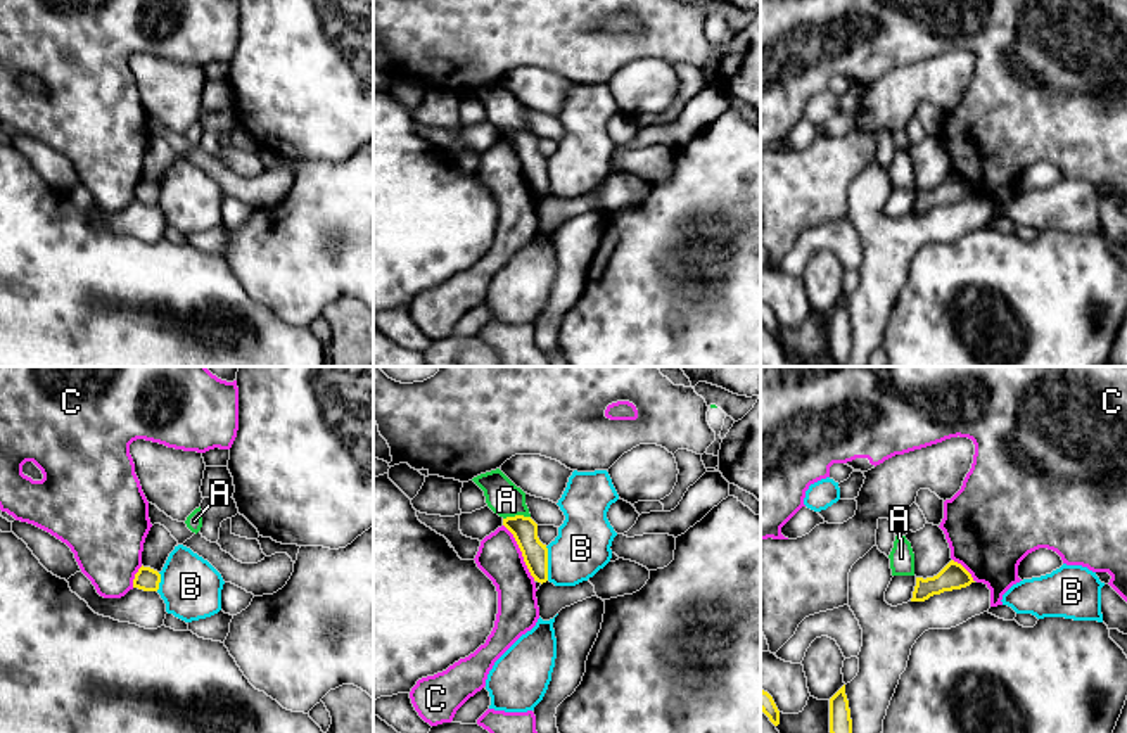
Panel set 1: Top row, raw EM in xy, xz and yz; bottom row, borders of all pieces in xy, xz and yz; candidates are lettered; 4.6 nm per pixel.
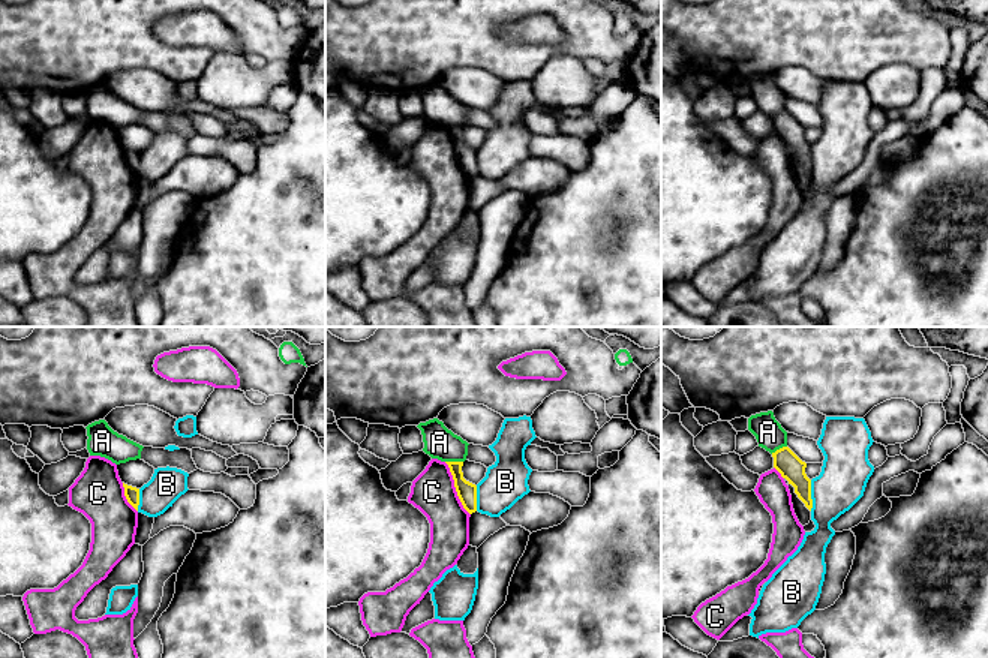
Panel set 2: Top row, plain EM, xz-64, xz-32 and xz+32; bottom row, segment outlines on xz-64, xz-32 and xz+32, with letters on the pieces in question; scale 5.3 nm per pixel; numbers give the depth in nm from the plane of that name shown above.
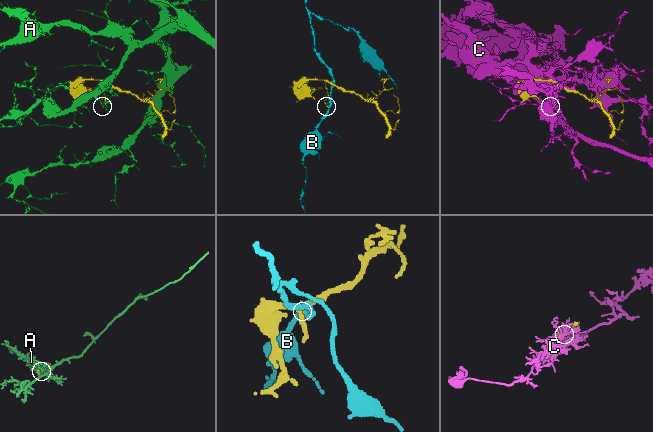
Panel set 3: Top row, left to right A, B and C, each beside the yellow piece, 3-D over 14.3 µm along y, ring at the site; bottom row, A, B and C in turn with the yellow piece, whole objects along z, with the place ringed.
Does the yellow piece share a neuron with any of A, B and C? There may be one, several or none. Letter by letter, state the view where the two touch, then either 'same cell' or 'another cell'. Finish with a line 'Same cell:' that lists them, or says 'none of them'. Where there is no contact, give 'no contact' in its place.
A: meets yellow in xz; another cell
B: meets yellow in xz; another cell
C: meets yellow in xz; another cell
Same cell: none of them

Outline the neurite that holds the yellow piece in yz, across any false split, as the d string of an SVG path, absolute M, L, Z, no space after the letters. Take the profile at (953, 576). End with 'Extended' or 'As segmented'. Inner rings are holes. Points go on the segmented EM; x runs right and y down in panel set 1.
M951 560L937 576L926 579L916 577L911 602L925 602L933 595L961 590L971 583L975 583L971 574L961 564Z. As segmented

